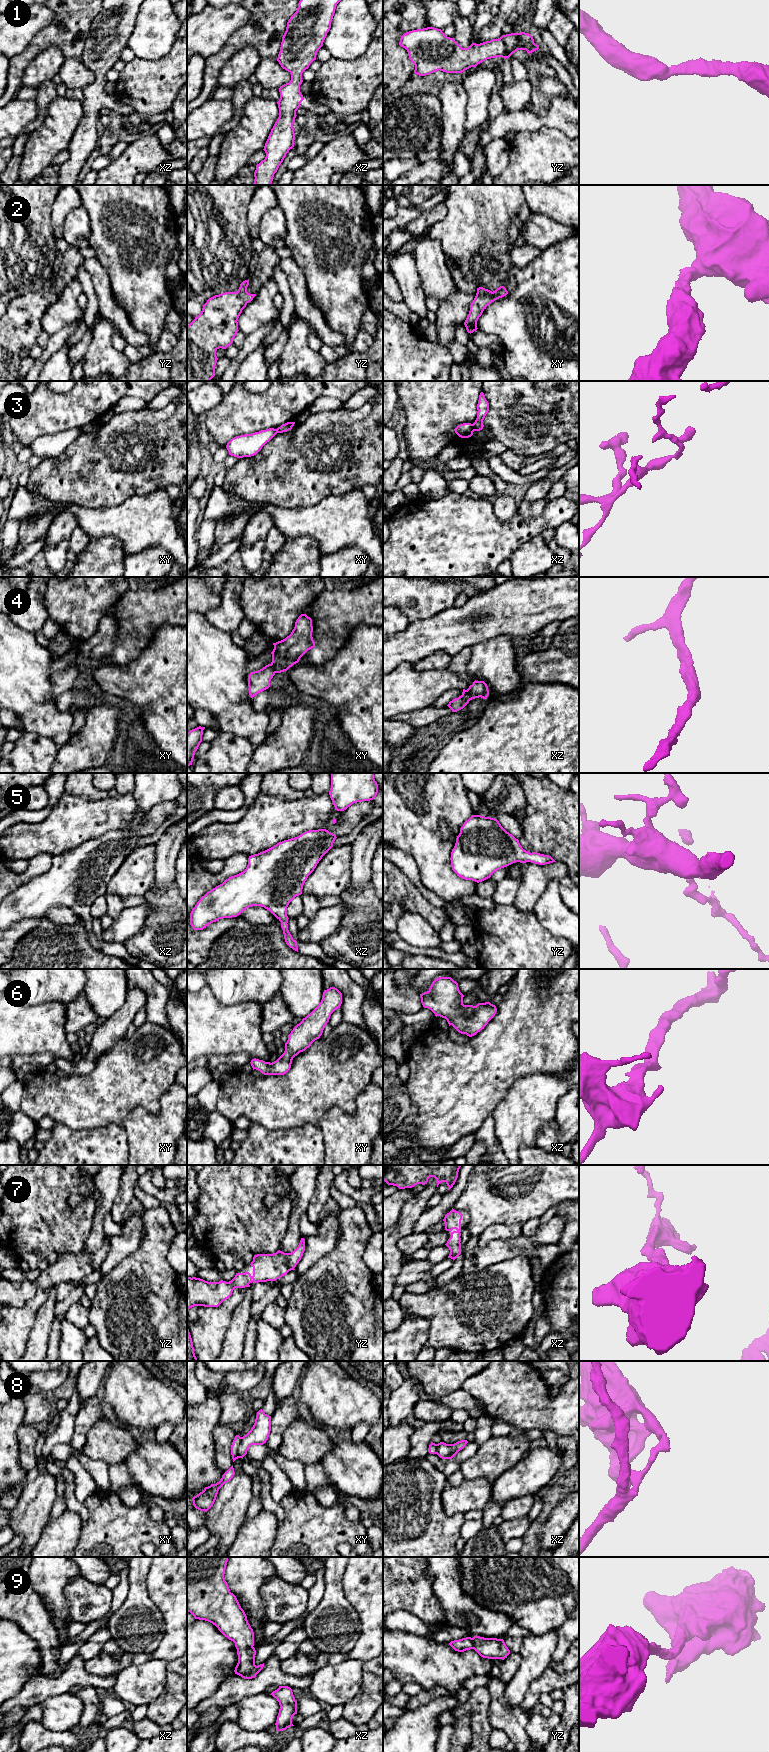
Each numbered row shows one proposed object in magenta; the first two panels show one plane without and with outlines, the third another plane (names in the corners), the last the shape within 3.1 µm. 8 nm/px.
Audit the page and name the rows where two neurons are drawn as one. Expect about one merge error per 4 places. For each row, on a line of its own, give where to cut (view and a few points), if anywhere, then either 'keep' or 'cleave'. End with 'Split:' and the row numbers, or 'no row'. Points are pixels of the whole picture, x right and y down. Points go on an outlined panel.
1: no cut; keep
2: no cut; keep
3: cut in xz along (472, 424), (473, 431); cleave
4: no cut; keep
5: no cut; keep
6: no cut; keep
7: no cut; keep
8: cut in xy along (241, 1437), (238, 1447), (239, 1457); cleave
9: no cut; keep
Split: 3, 8

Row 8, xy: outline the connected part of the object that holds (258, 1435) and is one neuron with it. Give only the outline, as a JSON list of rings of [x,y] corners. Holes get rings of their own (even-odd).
[[[261,1409],[257,1412],[255,1423],[251,1430],[241,1437],[238,1447],[238,1455],[240,1458],[247,1454],[251,1445],[263,1445],[268,1440],[271,1431],[271,1416],[264,1413]]]

